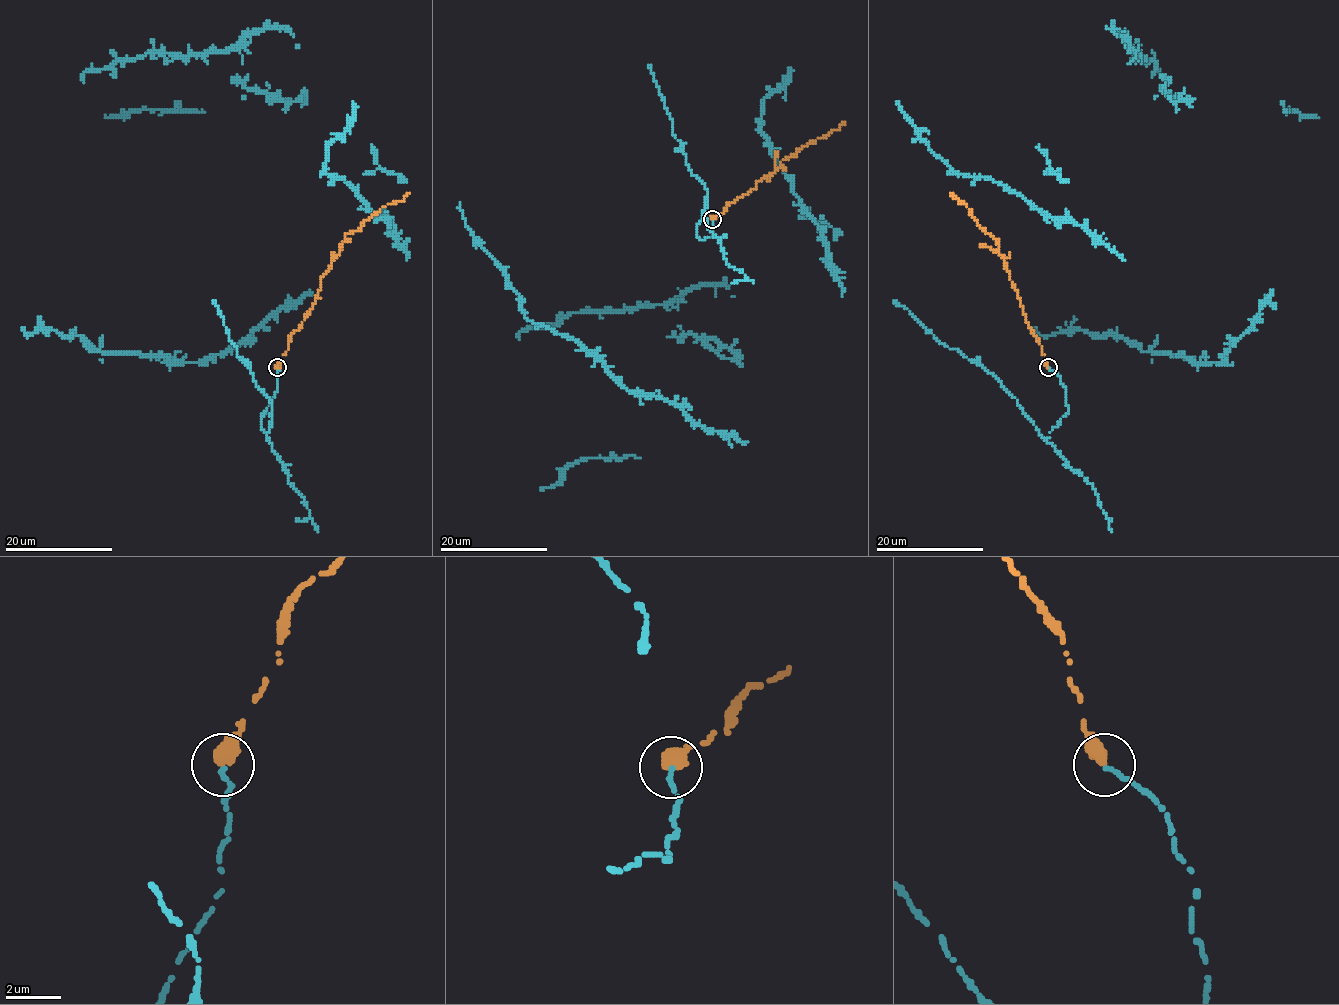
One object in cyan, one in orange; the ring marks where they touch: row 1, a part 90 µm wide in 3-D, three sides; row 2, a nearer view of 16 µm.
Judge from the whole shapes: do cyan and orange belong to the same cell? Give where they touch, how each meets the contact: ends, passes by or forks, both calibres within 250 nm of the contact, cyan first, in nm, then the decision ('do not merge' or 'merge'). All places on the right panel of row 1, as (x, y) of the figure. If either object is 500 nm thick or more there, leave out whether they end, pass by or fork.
at (1048, 367); 180 nm thick on the cyan side, 500 nm on the other; merge

